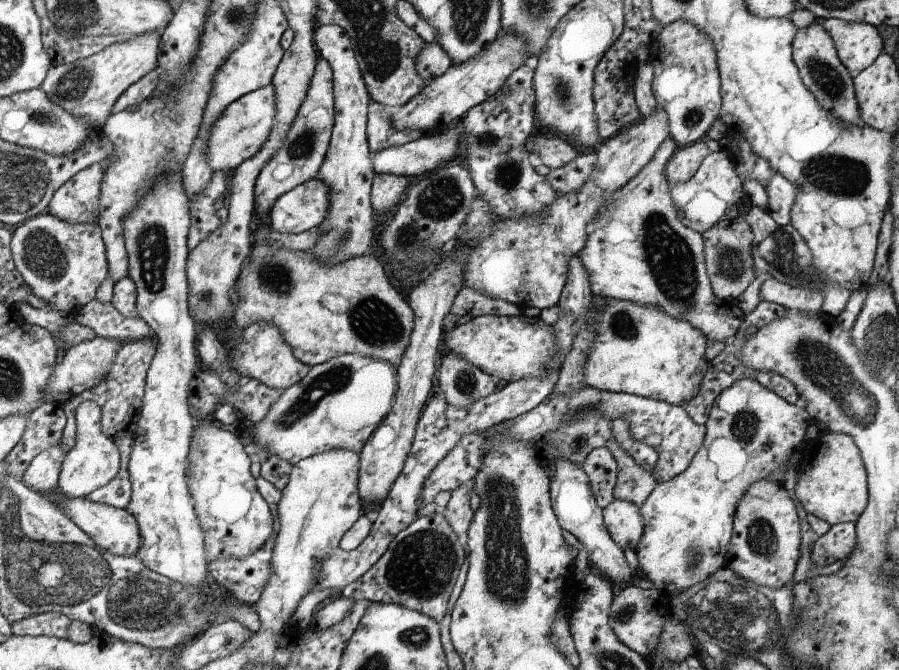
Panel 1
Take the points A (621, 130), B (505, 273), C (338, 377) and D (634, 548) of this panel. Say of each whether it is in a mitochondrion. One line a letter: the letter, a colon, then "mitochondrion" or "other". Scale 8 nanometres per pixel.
A: other
B: other
C: mitochondrion
D: other

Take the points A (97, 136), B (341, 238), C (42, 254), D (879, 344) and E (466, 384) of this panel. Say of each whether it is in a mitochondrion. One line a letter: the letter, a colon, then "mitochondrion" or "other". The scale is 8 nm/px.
A: other
B: mitochondrion
C: mitochondrion
D: mitochondrion
E: mitochondrion

